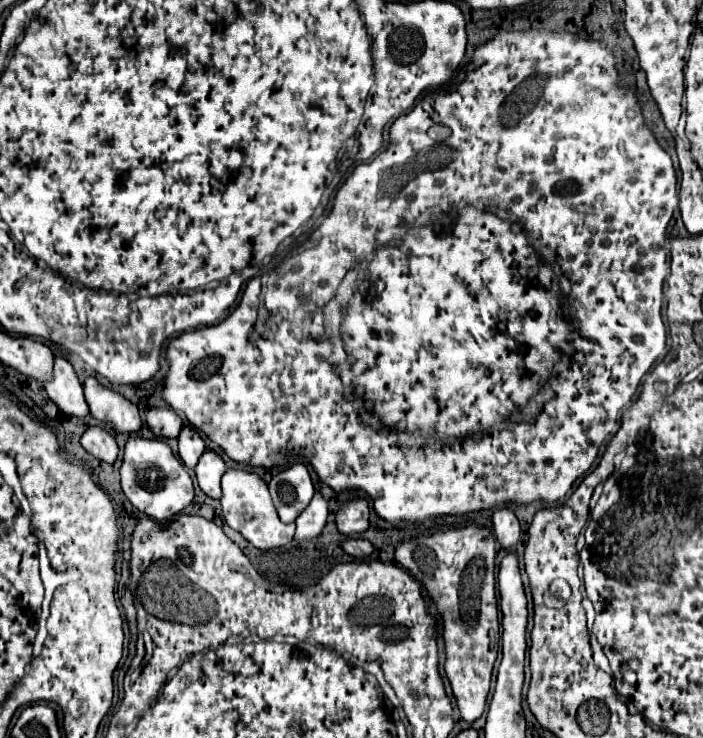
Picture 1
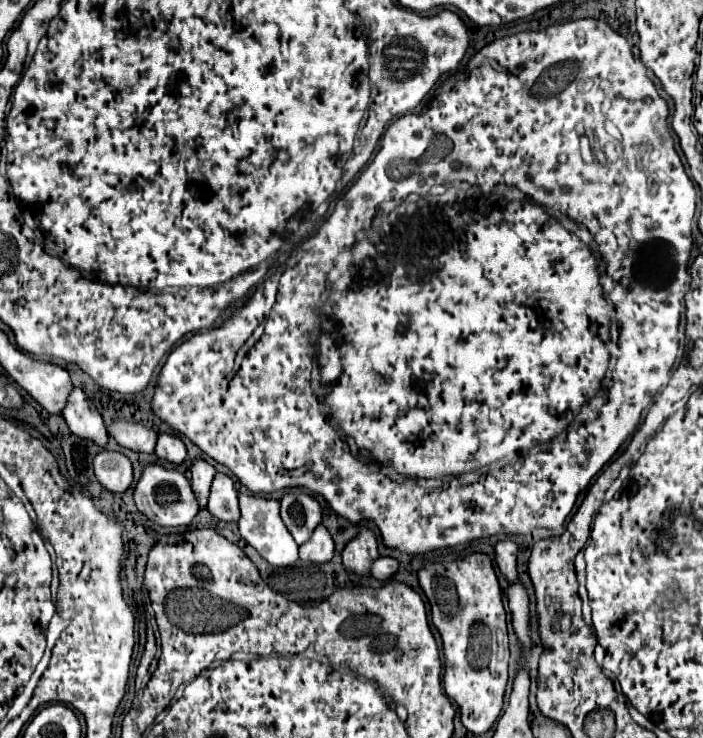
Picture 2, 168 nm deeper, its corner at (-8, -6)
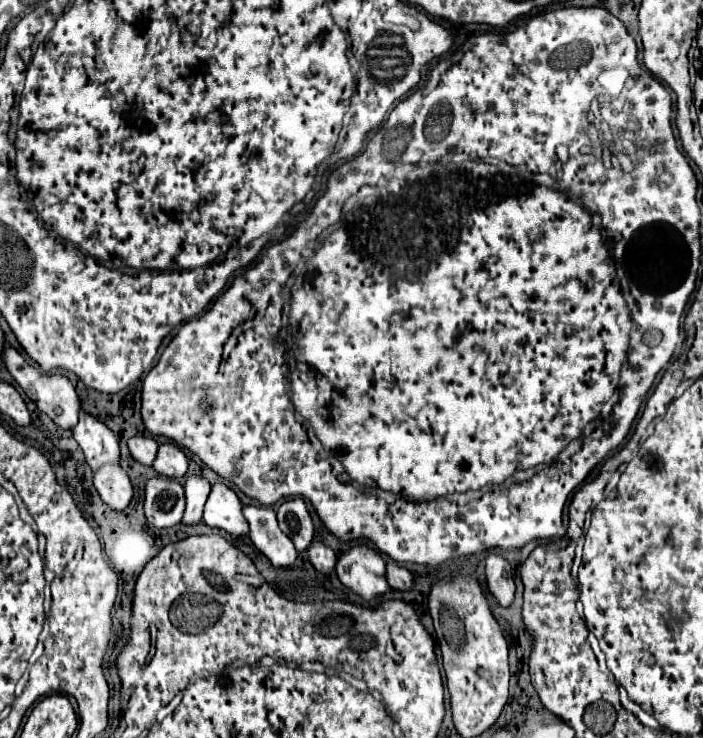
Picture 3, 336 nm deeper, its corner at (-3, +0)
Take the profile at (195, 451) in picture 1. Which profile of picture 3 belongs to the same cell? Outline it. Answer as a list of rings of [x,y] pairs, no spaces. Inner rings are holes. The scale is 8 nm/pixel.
[[[189,477],[185,481],[185,497],[187,497],[187,509],[183,515],[183,525],[197,525],[203,519],[203,507],[209,497],[211,485],[205,477]]]

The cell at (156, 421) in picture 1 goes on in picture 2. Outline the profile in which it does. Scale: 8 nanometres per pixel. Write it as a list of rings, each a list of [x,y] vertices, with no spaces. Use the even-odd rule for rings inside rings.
[[[160,433],[156,441],[156,455],[172,463],[182,463],[186,459],[186,447],[178,435]]]

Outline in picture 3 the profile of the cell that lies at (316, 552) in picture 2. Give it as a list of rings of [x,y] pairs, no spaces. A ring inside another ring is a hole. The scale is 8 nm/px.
[[[317,541],[317,543],[311,543],[311,547],[309,547],[309,561],[313,563],[313,567],[319,573],[331,575],[335,569],[335,563],[337,563],[337,555],[327,545]]]

